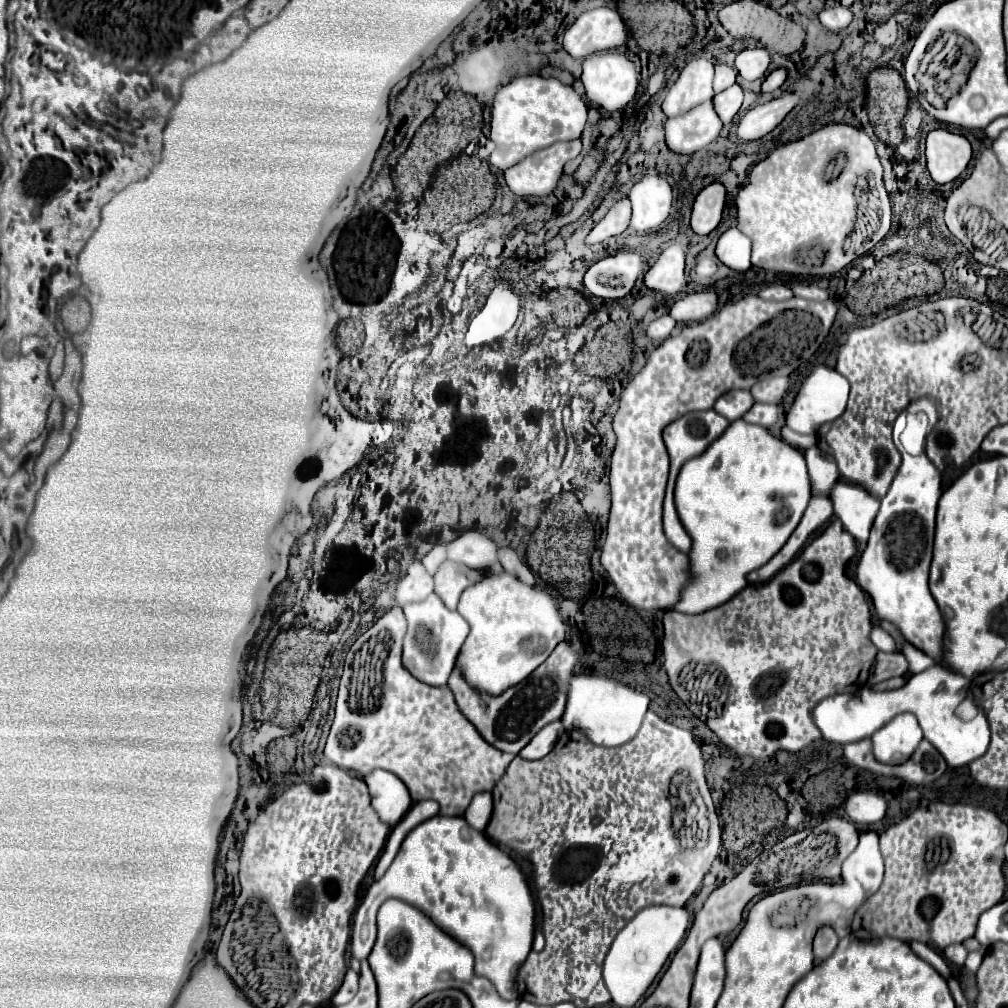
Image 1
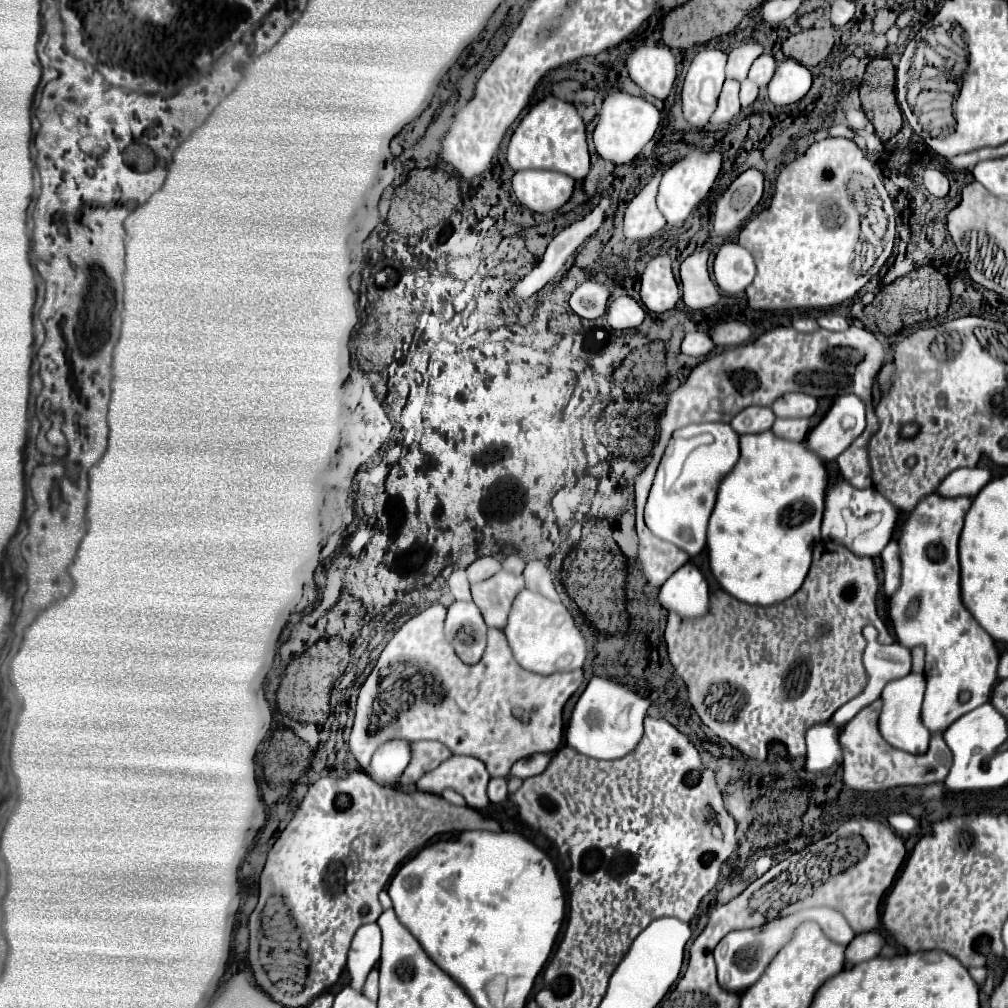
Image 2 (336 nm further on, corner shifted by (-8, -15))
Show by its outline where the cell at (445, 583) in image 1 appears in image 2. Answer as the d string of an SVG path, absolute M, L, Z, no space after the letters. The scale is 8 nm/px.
M500 571L494 577L474 583L472 597L488 627L504 629L514 597L524 589L524 577Z

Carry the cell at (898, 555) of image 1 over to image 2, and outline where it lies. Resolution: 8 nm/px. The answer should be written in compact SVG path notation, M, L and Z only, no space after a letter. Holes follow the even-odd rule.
M930 493L902 523L898 537L902 583L890 601L890 613L898 643L908 649L924 647L926 651L924 675L928 685L922 705L922 723L930 733L944 733L964 713L986 703L998 679L998 653L994 641L964 607L960 595L958 537L970 503L972 501L966 497L938 499L938 495ZM912 601L918 601L918 611L908 615ZM964 693L968 693L966 703L960 701Z

